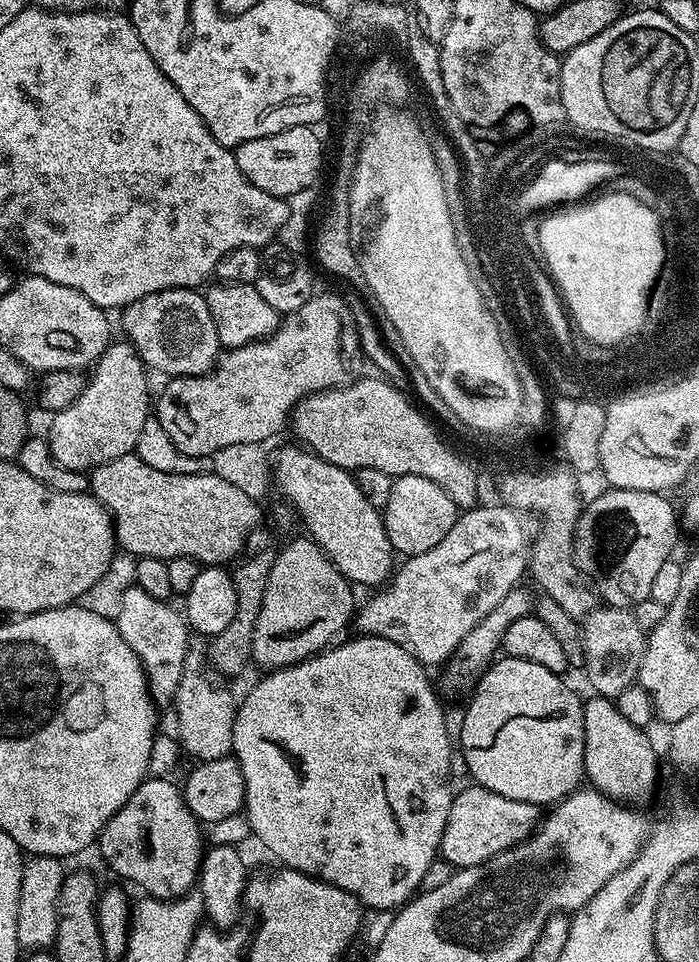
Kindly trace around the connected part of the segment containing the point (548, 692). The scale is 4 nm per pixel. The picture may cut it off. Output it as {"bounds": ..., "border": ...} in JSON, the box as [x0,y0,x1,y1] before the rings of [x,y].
{"bounds":[458,656,584,806],"border":[[[508,656],[497,659],[476,681],[476,687],[470,692],[472,701],[463,709],[465,721],[458,748],[466,758],[468,776],[476,779],[473,781],[479,787],[502,794],[502,798],[541,806],[555,805],[581,787],[584,776],[584,705],[564,679],[561,673],[546,670],[546,666],[538,666],[538,662]]]}

